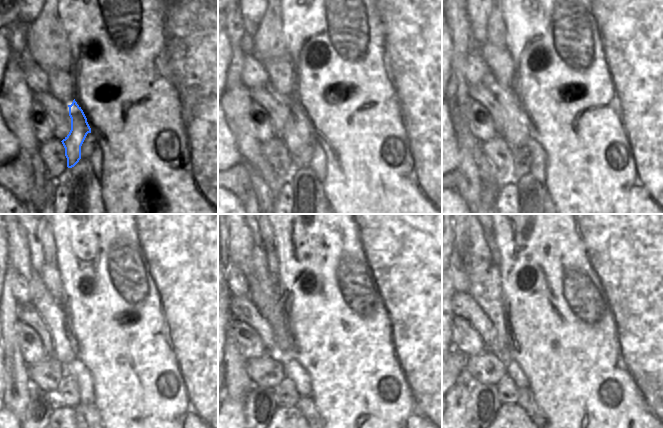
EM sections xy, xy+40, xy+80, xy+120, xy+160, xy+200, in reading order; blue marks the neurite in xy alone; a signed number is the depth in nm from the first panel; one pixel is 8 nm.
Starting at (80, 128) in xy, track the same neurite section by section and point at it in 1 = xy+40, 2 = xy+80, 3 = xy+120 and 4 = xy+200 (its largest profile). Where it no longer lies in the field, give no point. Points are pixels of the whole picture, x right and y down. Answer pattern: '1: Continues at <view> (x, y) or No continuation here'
1: Continues at xy+40 (298, 129)
2: Continues at xy+80 (515, 120)
3: Continues at xy+120 (48, 307)
4: Continues at xy+200 (469, 240)

